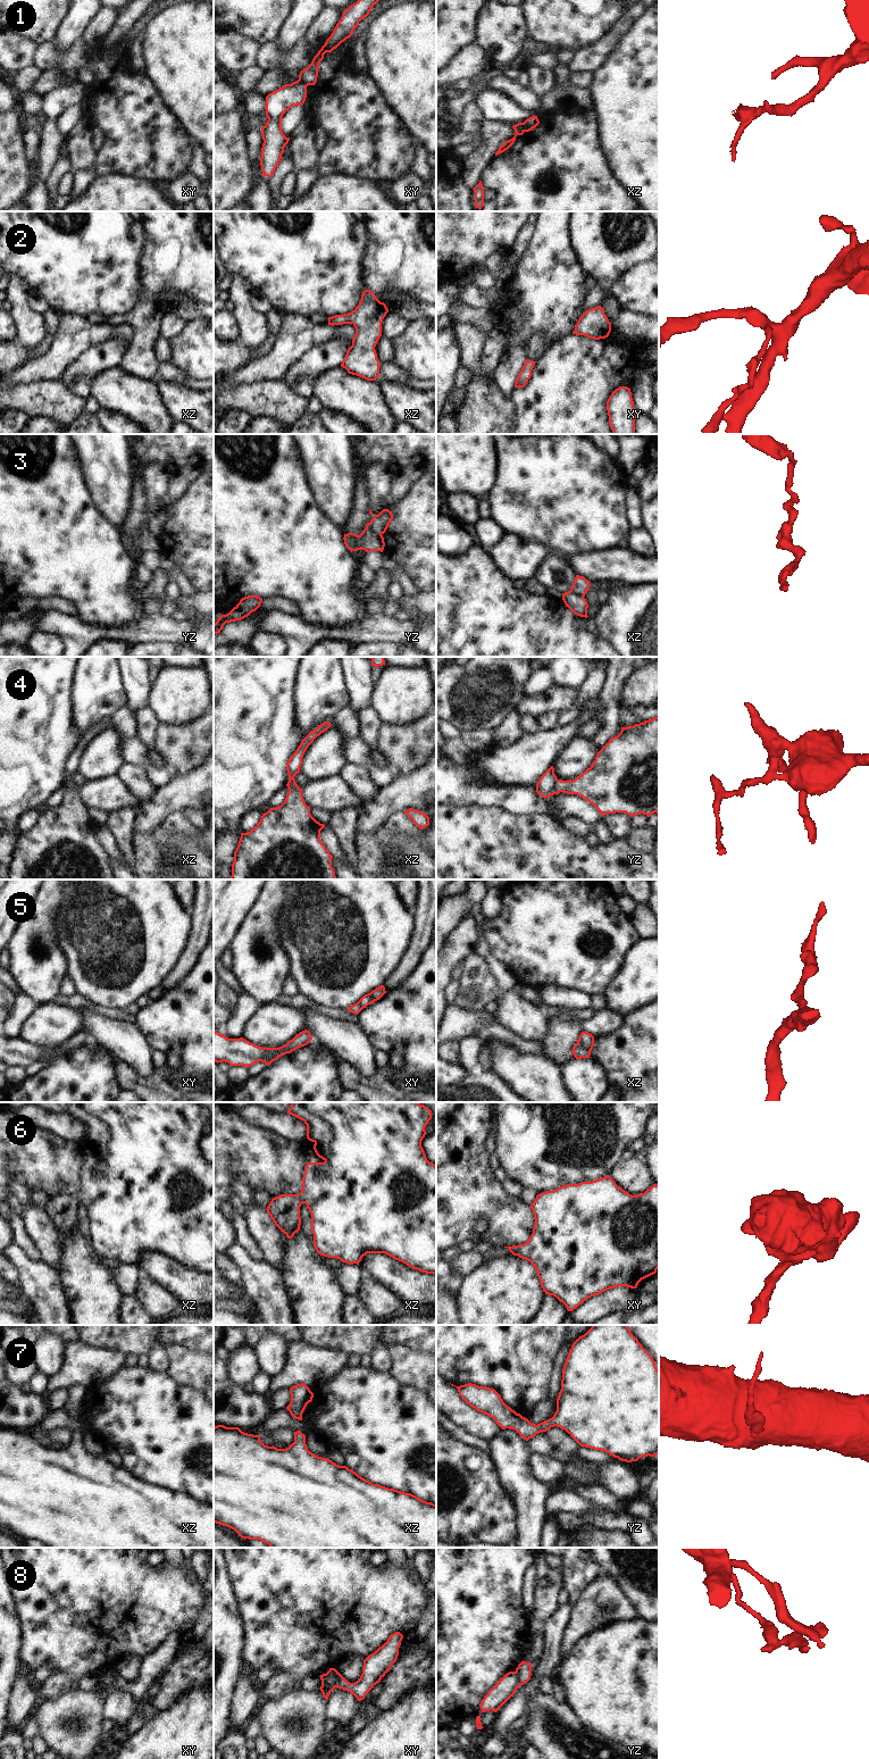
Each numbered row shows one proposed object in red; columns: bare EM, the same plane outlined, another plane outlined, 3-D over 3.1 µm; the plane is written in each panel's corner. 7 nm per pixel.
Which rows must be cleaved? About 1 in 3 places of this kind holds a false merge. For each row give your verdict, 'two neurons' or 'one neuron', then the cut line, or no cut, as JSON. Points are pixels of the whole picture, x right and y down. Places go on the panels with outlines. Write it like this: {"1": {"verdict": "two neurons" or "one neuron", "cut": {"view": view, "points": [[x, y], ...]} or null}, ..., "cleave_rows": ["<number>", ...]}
{"1": {"verdict": "two neurons", "cut": {"view": "xy", "points": [[299, 78], [307, 85]]}}, "2": {"verdict": "one neuron", "cut": null}, "3": {"verdict": "two neurons", "cut": {"view": "yz", "points": [[369, 523], [373, 531], [381, 534]]}}, "4": {"verdict": "two neurons", "cut": {"view": "yz", "points": [[557, 778], [553, 793]]}}, "5": {"verdict": "one neuron", "cut": null}, "6": {"verdict": "one neuron", "cut": null}, "7": {"verdict": "one neuron", "cut": null}, "8": {"verdict": "two neurons", "cut": {"view": "xy", "points": [[320, 1678], [325, 1675], [335, 1675], [336, 1686]]}}, "cleave_rows": ["1", "3", "4", "8"]}

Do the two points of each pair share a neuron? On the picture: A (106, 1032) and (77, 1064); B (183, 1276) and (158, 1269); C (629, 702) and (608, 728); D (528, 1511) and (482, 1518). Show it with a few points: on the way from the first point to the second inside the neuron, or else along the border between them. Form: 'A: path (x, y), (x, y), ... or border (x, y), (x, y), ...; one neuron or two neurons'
A: border (100, 1047), (115, 1057); two neurons
B: path (177, 1276), (173, 1276), (164, 1270); one neuron
C: border (626, 682), (620, 695), (620, 708); two neurons
D: border (506, 1490), (517, 1509), (518, 1535); two neurons

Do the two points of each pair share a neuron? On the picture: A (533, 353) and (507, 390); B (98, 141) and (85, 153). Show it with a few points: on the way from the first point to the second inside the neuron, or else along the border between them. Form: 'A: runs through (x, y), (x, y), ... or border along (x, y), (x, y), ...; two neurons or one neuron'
A: border along (526, 347), (525, 358); two neurons
B: border along (92, 126), (92, 146), (98, 151); two neurons

